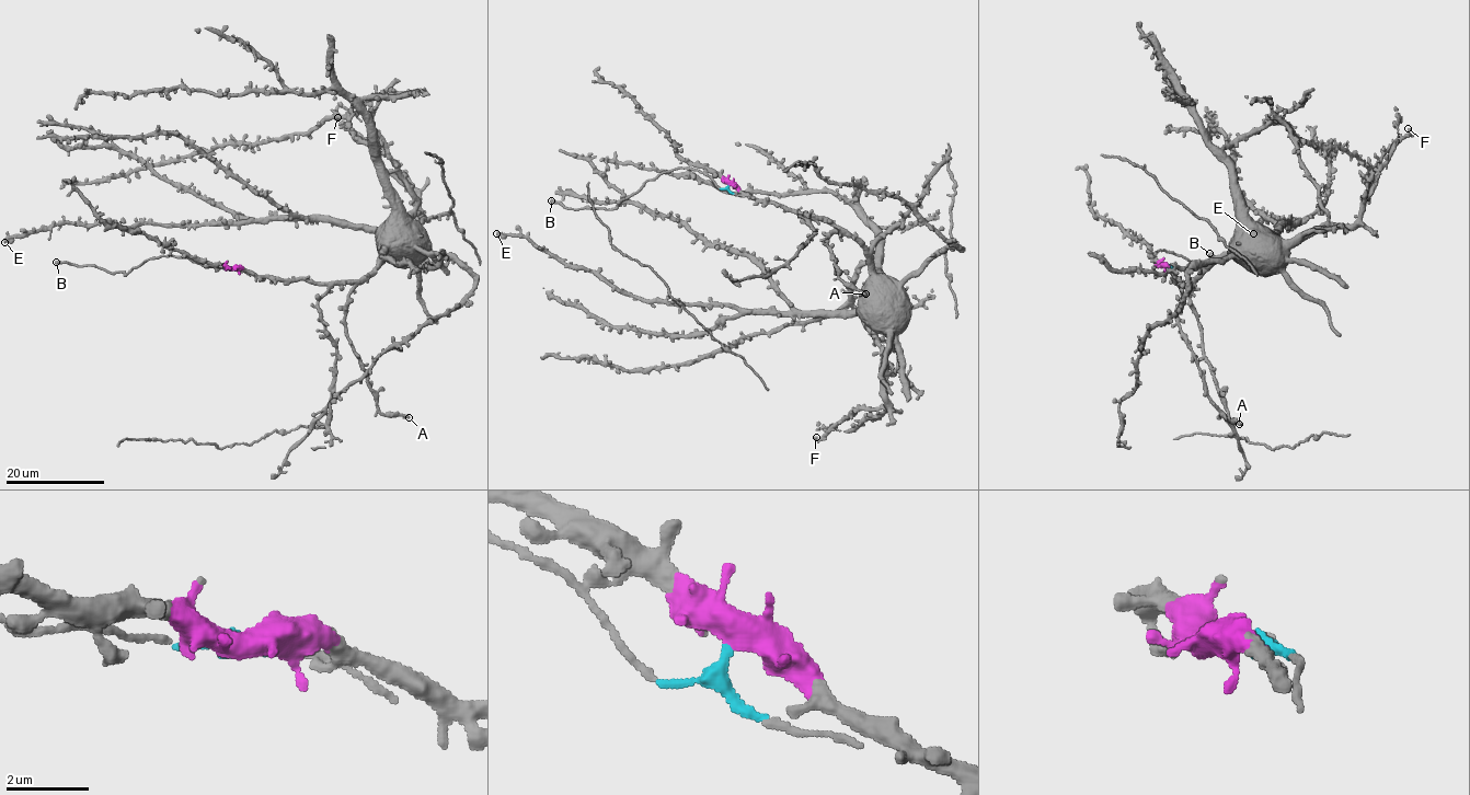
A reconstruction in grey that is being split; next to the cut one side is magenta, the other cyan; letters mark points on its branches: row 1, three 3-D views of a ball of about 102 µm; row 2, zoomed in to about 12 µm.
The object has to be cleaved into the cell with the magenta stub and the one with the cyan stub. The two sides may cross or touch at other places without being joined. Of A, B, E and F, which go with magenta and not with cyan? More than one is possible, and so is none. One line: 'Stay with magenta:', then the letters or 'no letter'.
Stay with magenta: A, E, F

